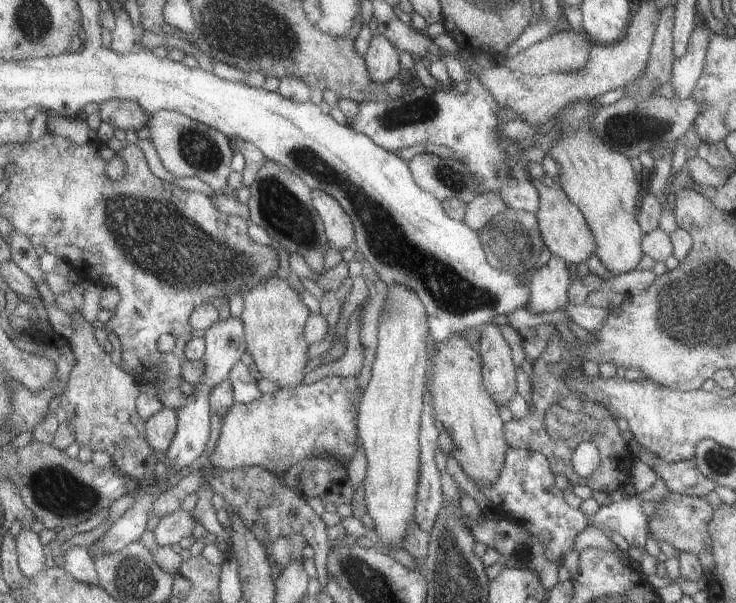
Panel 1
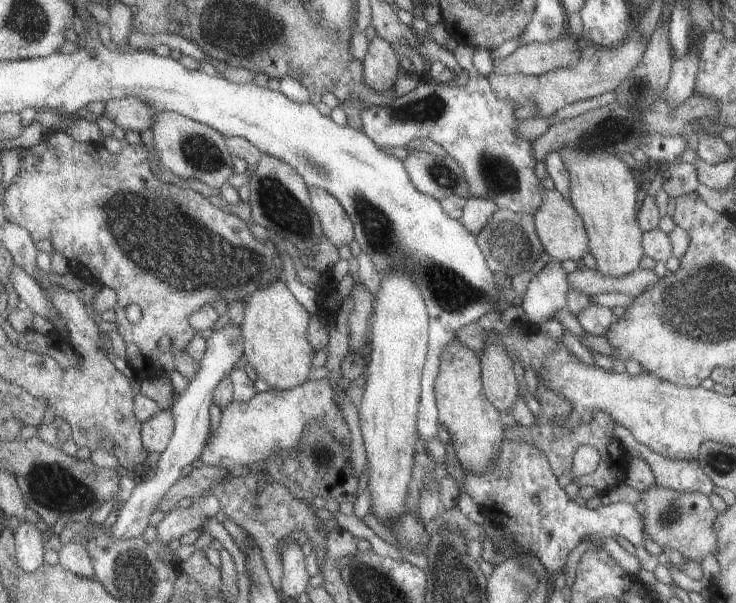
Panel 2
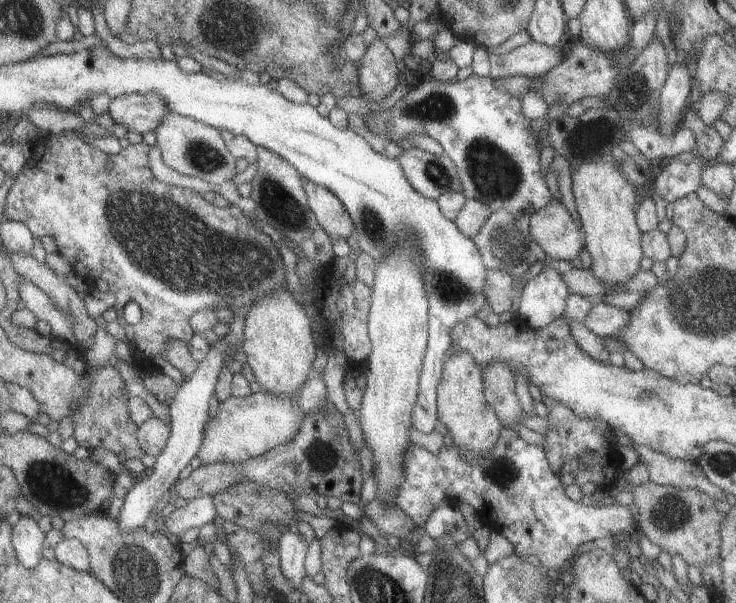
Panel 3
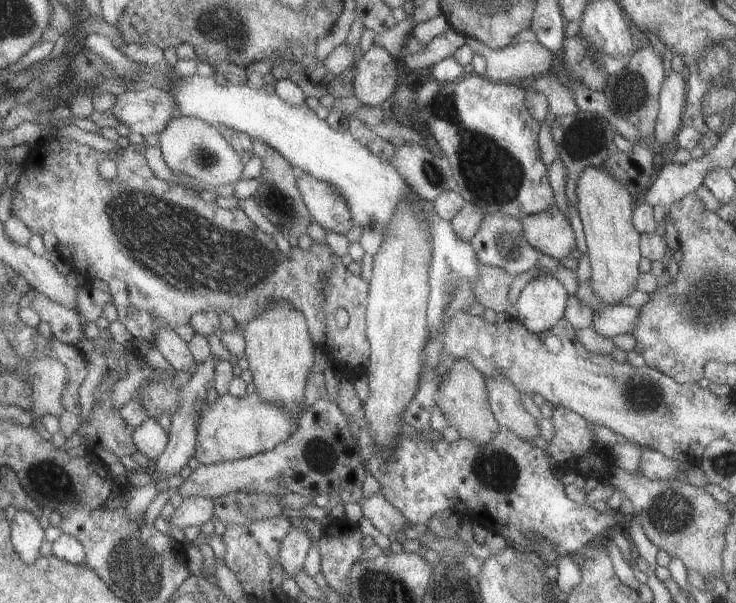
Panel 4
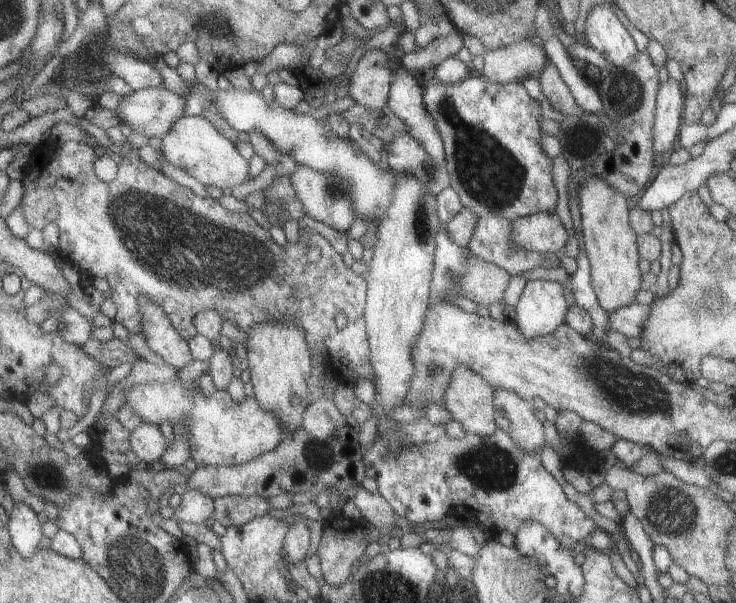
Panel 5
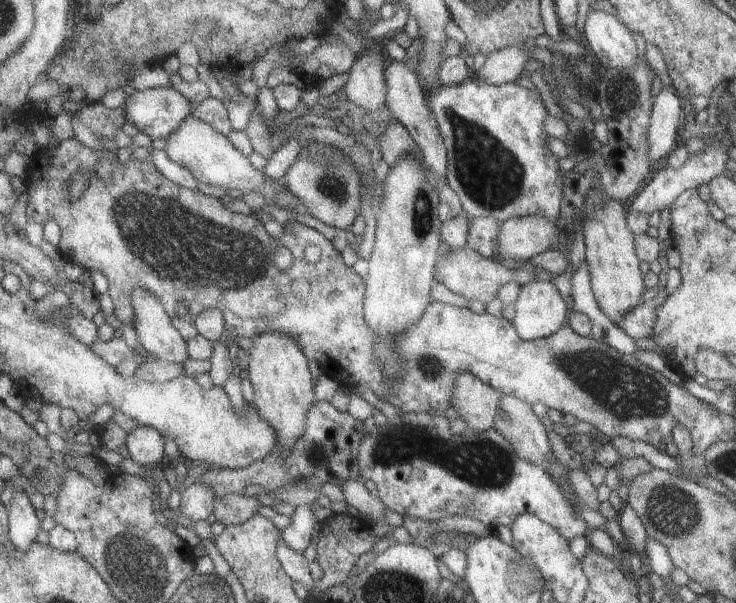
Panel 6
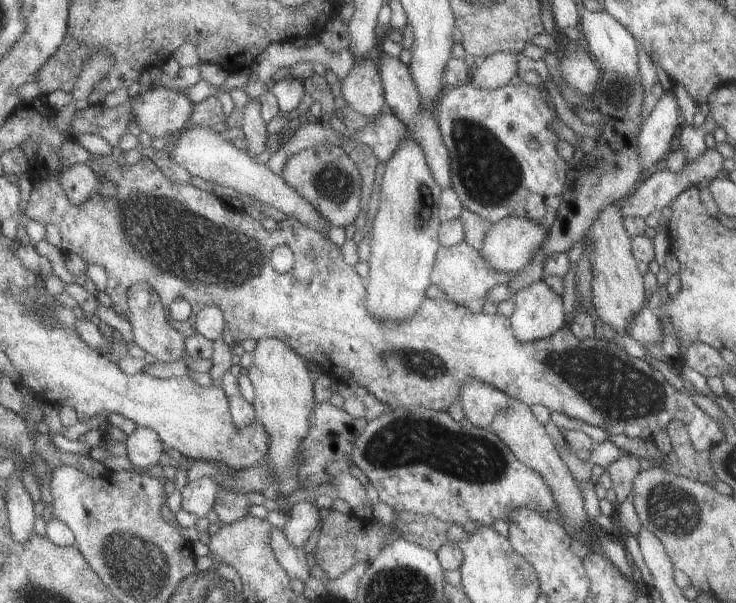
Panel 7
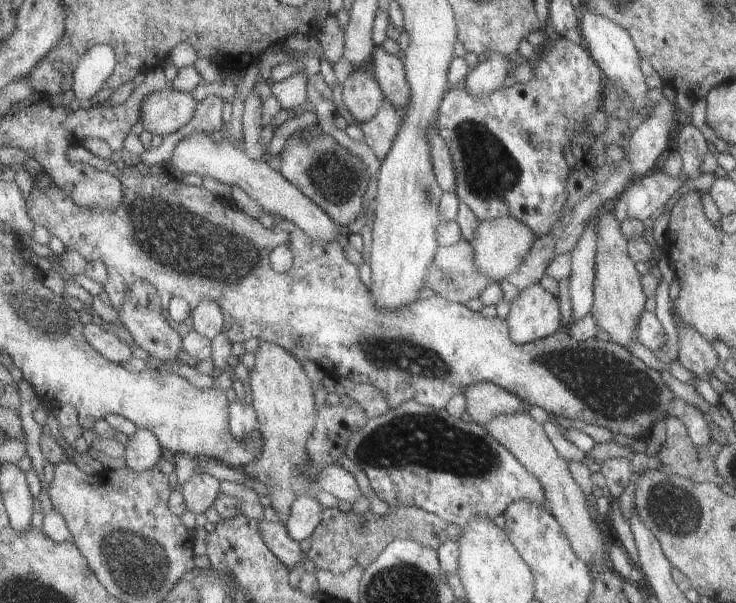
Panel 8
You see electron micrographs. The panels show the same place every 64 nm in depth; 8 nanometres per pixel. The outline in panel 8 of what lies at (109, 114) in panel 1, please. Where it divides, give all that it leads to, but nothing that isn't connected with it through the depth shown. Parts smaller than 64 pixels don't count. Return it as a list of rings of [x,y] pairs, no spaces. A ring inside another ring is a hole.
[[[168,87],[153,92],[143,102],[142,124],[144,130],[165,138],[186,126],[199,108],[199,102],[188,91]]]

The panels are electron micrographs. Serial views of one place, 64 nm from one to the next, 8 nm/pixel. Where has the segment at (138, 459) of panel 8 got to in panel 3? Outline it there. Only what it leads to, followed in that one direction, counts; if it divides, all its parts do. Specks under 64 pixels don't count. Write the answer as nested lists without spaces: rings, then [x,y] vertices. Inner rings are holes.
[[[153,416],[140,424],[138,441],[146,454],[158,457],[163,452],[171,438],[172,426],[169,423]]]

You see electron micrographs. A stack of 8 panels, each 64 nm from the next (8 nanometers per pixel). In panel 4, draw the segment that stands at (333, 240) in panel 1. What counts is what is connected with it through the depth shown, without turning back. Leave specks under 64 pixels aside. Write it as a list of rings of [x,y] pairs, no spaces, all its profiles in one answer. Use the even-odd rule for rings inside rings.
[[[303,172],[295,173],[297,190],[313,222],[322,229],[345,235],[353,220],[342,197],[330,184]]]

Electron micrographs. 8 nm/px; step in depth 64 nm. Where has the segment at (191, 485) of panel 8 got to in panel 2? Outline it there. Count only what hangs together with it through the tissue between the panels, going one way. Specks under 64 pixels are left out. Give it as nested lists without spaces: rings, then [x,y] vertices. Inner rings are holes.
[[[212,493],[195,499],[190,508],[177,507],[158,524],[157,539],[165,542],[180,540],[185,534],[203,528],[205,522],[215,517],[220,509],[219,500]]]

